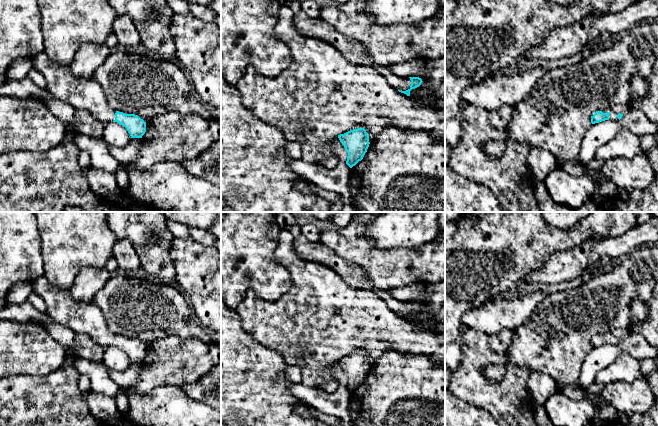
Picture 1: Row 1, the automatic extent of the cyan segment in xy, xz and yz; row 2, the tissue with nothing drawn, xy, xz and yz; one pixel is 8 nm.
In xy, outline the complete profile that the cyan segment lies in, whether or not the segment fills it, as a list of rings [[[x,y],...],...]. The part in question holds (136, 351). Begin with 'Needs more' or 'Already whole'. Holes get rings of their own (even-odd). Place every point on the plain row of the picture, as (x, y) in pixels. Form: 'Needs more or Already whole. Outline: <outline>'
Needs more. Outline: [[[45,275],[31,283],[31,287],[47,306],[47,315],[75,334],[85,334],[103,347],[117,346],[123,349],[131,362],[142,362],[146,356],[146,346],[135,338],[125,338],[111,332],[102,310],[93,302],[77,302],[70,291],[52,284]]]

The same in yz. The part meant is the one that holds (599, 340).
Needs more. Outline: [[[611,328],[607,332],[592,337],[591,347],[599,347],[605,344],[619,345],[630,333],[629,328]]]

